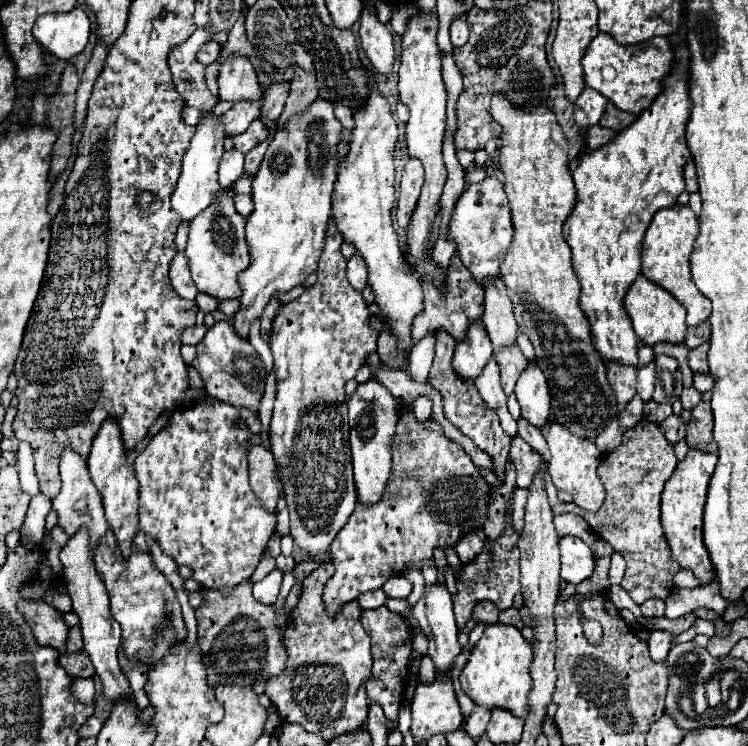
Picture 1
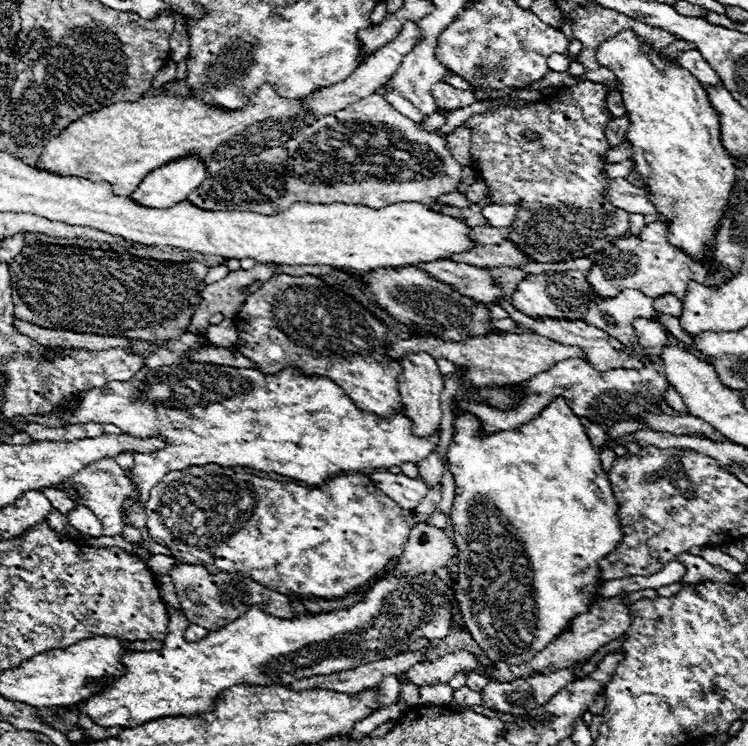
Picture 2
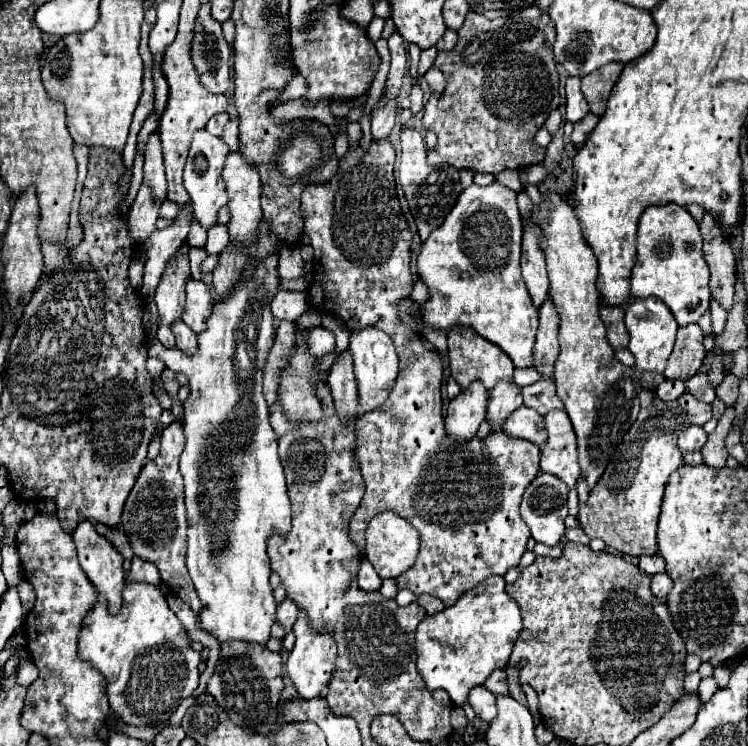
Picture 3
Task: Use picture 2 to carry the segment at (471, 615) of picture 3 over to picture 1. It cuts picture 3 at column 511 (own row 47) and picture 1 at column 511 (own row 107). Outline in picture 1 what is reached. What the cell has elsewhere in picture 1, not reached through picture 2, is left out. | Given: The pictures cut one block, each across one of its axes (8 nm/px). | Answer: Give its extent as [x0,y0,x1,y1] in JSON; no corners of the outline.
[460,624,532,718]

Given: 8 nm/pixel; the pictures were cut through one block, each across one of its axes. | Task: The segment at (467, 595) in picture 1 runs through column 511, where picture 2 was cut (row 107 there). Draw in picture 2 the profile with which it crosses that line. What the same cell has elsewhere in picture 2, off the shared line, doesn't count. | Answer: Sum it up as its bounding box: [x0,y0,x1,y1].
[462,82,630,264]

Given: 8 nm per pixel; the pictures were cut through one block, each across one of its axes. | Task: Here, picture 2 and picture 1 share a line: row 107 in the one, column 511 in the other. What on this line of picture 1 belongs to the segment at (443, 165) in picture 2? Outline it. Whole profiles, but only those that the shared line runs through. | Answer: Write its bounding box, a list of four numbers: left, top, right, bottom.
[494,344,526,396]

